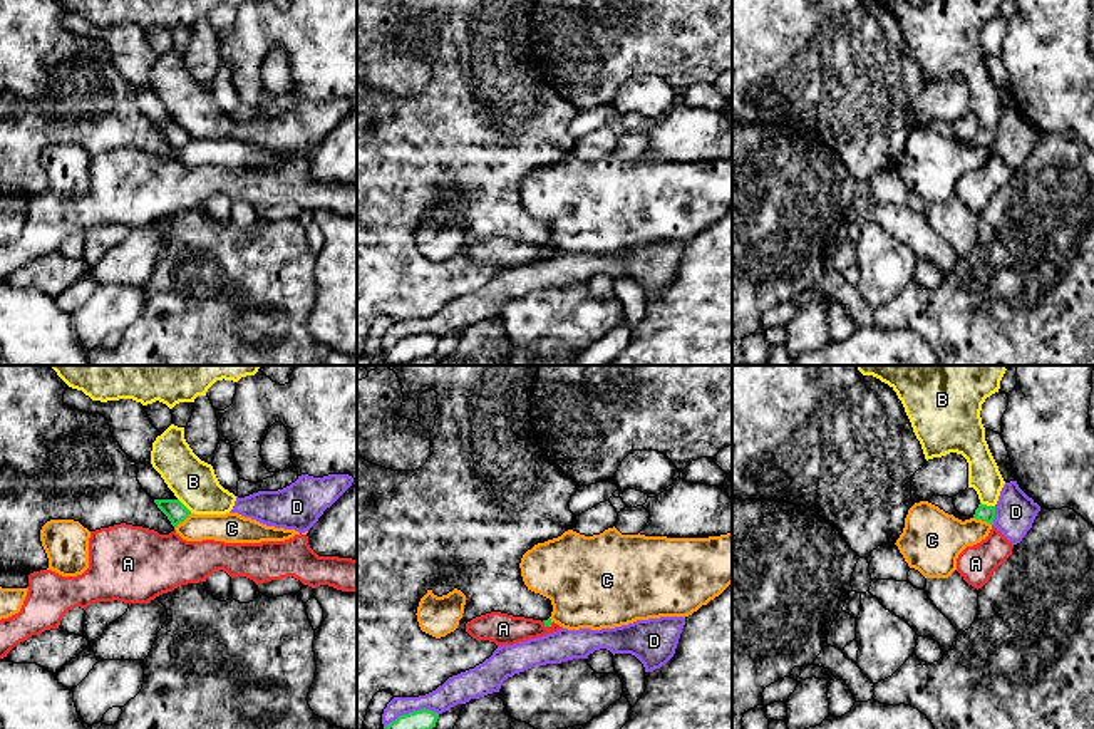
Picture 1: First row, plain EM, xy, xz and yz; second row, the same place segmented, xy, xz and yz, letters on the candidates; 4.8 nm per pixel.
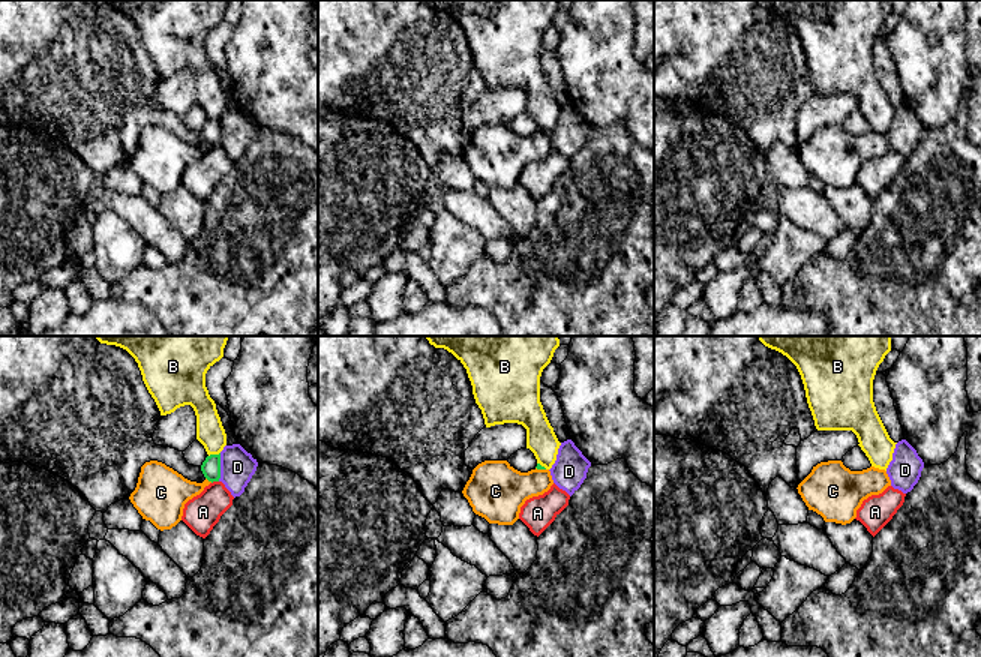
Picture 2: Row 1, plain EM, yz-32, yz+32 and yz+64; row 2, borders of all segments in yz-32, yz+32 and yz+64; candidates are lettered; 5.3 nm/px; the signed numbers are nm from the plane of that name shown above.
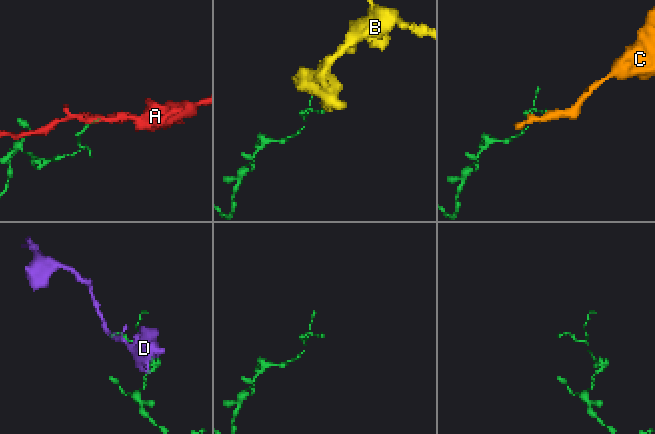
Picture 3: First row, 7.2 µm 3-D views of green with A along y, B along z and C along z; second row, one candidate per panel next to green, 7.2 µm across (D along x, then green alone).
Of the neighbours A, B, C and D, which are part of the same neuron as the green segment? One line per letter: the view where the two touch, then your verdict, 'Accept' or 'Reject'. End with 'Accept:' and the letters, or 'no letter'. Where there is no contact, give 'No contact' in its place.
A: Touches green in xz. Reject
B: Touches green in yz. Reject
C: Touches green in yz. Reject
D: Touches green in xz. Reject
Accept: no letter

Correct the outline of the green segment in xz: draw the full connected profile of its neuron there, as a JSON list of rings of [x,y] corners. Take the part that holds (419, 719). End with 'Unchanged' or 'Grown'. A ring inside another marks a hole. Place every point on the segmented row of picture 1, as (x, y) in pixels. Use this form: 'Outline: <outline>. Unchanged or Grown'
Outline: [[[421,709],[399,716],[384,729],[432,729],[436,727],[437,719],[439,719],[437,712],[429,709]]]. Unchanged

